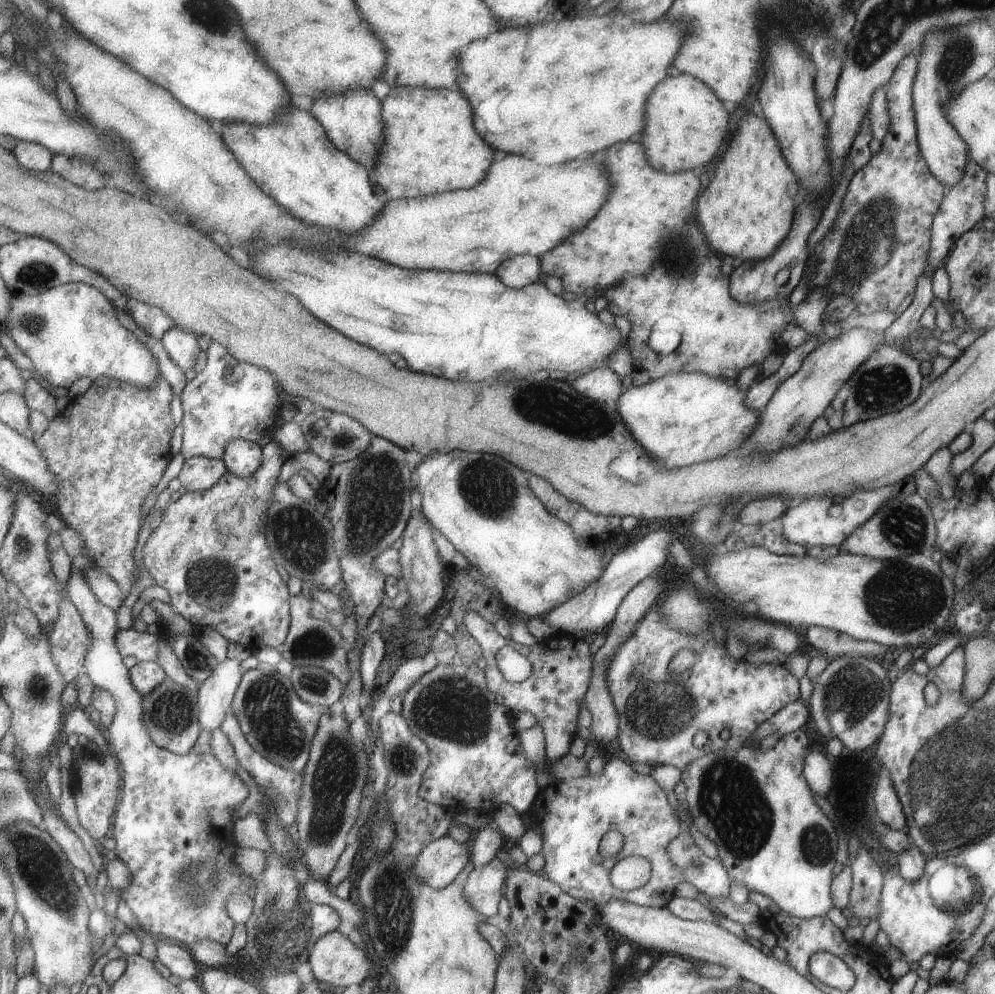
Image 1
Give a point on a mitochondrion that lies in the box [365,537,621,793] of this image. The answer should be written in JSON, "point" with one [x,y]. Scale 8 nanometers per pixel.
{"point":[449,708]}

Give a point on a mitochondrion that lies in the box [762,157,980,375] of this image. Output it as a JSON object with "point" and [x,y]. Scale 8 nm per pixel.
{"point":[861,254]}

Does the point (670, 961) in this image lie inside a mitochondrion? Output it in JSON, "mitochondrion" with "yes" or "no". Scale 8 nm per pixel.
{"mitochondrion":"no"}

